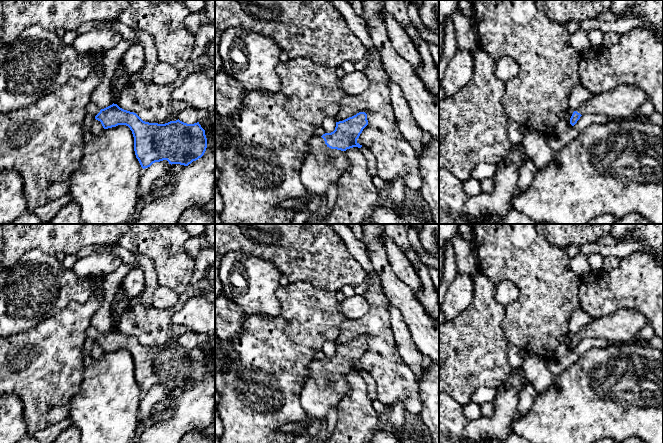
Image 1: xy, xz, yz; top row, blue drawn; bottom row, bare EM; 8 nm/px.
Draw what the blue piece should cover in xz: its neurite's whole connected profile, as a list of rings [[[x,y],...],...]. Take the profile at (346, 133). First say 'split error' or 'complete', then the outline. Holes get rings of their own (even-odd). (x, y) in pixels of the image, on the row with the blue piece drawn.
split error | [[[359,112],[336,122],[333,132],[312,136],[300,172],[301,181],[307,189],[307,196],[289,199],[279,204],[278,209],[296,209],[307,204],[313,197],[323,198],[328,188],[336,184],[350,165],[345,151],[353,147],[362,147],[357,139],[367,125],[367,114]]]

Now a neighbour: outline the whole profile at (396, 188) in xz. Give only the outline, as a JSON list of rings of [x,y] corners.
[[[395,178],[388,182],[388,197],[392,205],[402,207],[404,204],[404,193],[406,186],[401,178]]]

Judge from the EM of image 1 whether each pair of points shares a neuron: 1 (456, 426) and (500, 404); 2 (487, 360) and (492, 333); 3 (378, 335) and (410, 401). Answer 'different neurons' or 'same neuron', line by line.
1: same neuron
2: same neuron
3: same neuron

